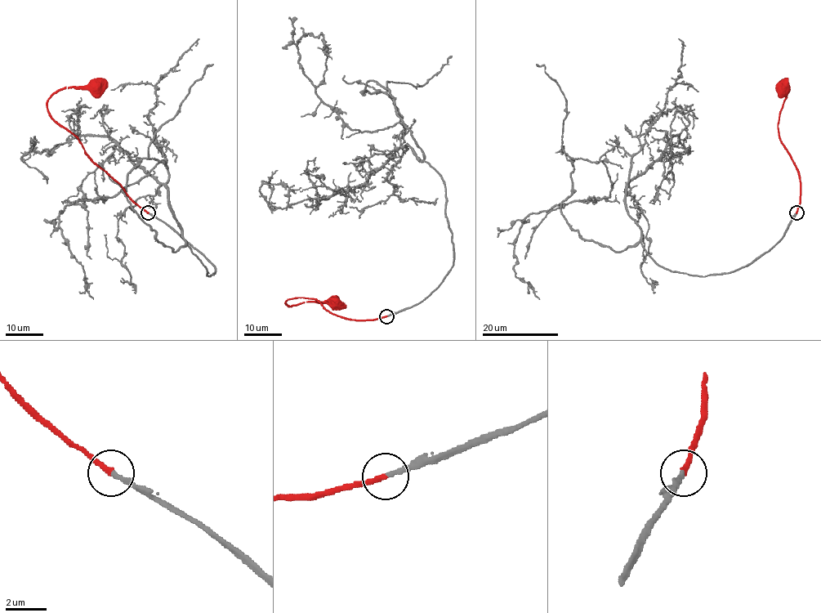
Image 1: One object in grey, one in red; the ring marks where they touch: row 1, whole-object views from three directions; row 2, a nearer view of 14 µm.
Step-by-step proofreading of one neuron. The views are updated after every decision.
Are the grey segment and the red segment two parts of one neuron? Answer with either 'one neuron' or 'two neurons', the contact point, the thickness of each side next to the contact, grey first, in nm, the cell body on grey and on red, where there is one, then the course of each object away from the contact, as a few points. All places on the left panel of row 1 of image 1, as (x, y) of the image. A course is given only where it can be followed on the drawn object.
one neuron; place (148, 212); calibres 220 and 260 nm; soma grey none; soma red (96, 88); course grey (147, 212), (214, 274), (131, 203), (145, 158), (162, 162), (58, 217), (93, 299); course red (147, 212), (95, 163), (75, 136), (55, 119), (46, 108), (50, 97), (66, 87), (95, 87)

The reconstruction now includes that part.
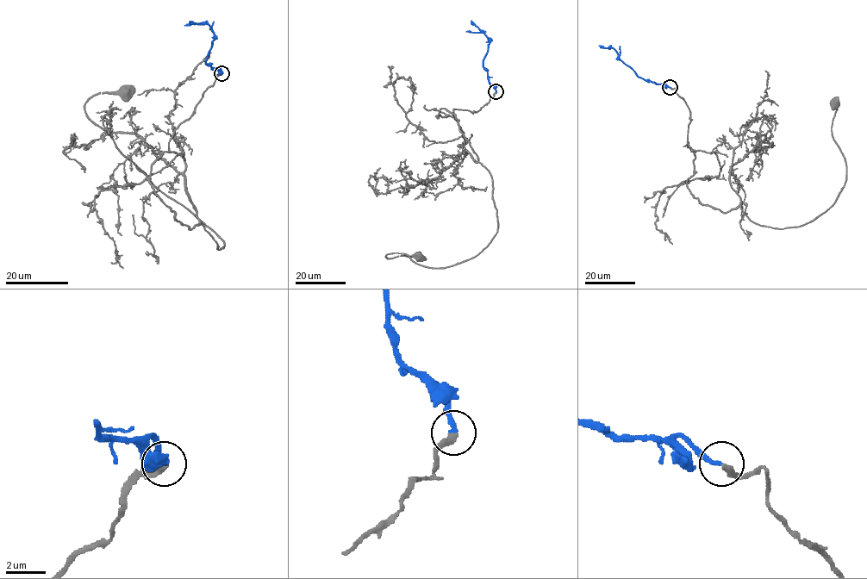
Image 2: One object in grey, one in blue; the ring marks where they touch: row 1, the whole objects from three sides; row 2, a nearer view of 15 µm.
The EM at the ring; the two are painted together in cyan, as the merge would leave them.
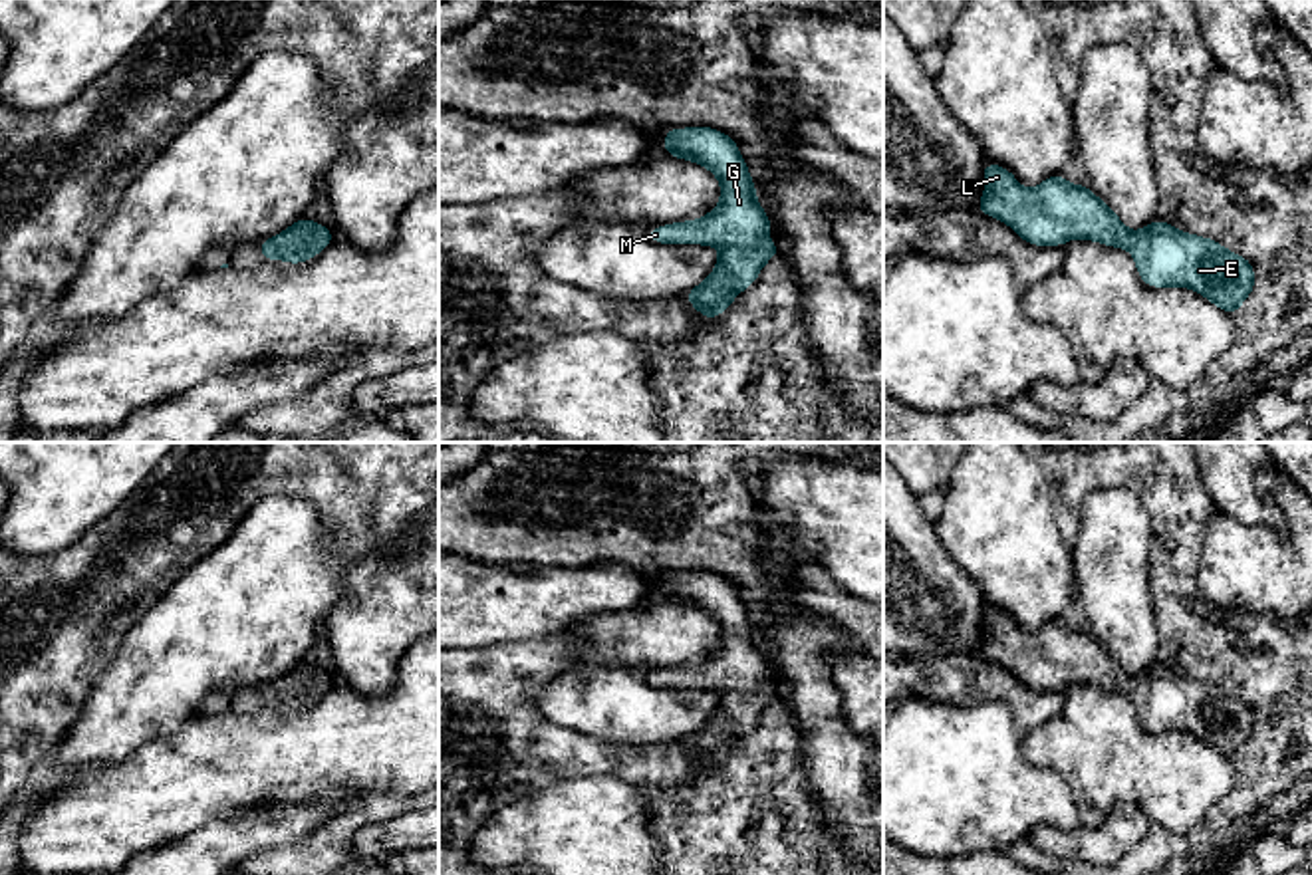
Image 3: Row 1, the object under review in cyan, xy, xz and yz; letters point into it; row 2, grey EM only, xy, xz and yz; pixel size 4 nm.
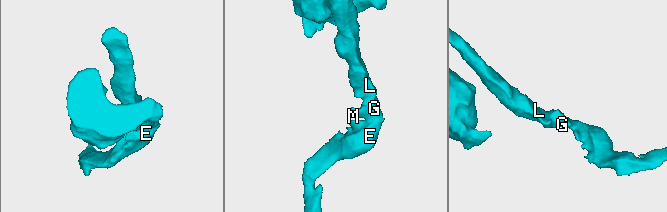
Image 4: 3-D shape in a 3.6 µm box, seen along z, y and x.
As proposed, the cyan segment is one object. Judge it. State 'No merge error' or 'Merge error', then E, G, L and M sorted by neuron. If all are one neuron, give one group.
No merge error. Groups: E G L M

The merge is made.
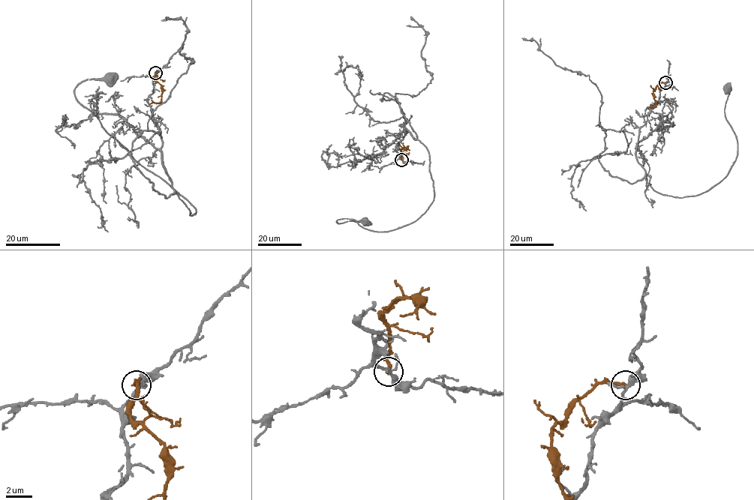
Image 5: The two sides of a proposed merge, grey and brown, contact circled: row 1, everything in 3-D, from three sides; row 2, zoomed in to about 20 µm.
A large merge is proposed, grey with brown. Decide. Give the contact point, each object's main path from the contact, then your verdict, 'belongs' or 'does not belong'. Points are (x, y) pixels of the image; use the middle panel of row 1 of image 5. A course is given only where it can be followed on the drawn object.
at (401, 160); grey runs (401, 160), (395, 148), (407, 130), (428, 149), (433, 202), (413, 222), (387, 232), (336, 221), (364, 220); brown runs (401, 160), (401, 150), (407, 148), (397, 143); does not belong

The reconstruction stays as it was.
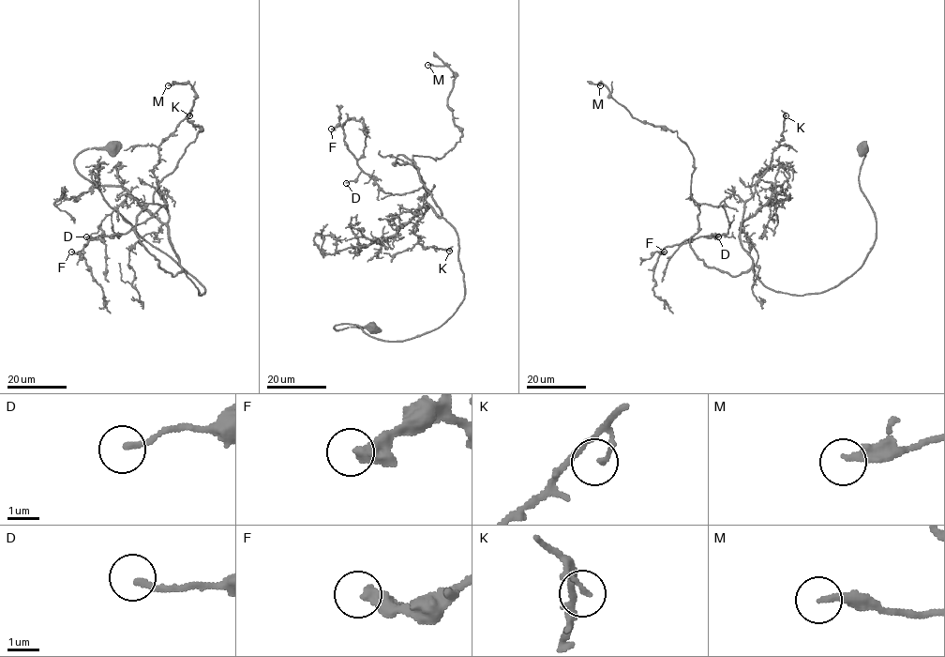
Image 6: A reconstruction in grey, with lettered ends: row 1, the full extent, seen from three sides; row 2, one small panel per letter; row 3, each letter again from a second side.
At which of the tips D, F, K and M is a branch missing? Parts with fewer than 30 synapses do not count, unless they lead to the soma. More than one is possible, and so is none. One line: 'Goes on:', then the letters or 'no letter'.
Goes on: no letter

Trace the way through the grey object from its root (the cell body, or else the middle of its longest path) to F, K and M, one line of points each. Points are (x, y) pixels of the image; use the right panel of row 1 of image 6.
F: (861, 148), (876, 239), (836, 286), (708, 267), (690, 239), (721, 206), (727, 233), (664, 252)
K: (861, 148), (859, 186), (876, 219), (863, 264), (818, 293), (770, 289), (740, 230), (786, 115)
M: (861, 148), (876, 219), (863, 264), (824, 291), (777, 292), (697, 256), (689, 147), (600, 85)

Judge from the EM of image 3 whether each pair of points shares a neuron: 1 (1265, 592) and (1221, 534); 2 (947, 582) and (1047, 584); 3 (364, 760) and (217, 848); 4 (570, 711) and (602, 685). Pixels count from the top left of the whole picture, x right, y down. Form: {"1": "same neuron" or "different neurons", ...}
{"1": "same neuron", "2": "different neurons", "3": "different neurons", "4": "same neuron"}

